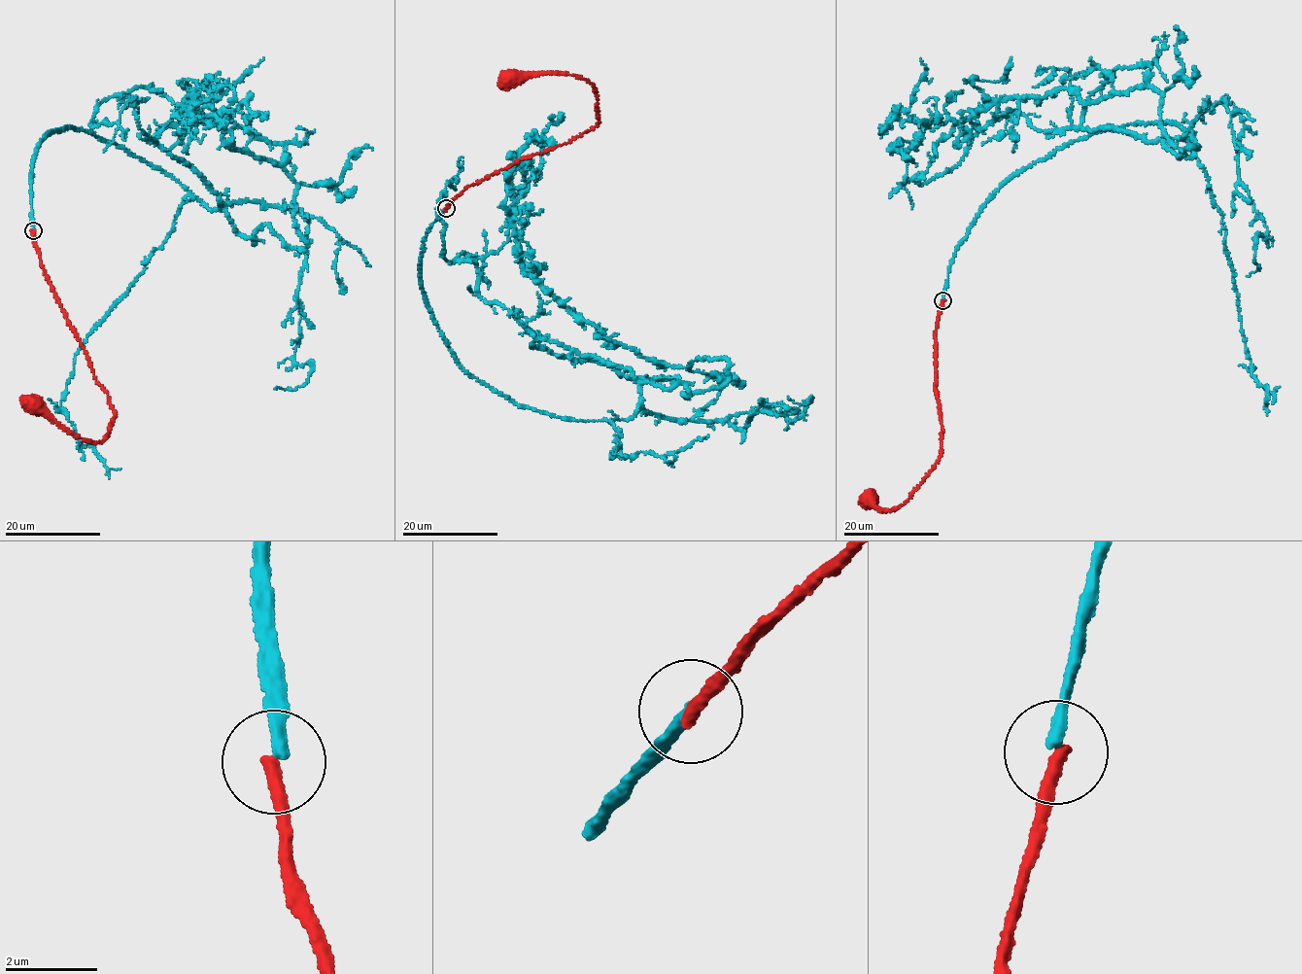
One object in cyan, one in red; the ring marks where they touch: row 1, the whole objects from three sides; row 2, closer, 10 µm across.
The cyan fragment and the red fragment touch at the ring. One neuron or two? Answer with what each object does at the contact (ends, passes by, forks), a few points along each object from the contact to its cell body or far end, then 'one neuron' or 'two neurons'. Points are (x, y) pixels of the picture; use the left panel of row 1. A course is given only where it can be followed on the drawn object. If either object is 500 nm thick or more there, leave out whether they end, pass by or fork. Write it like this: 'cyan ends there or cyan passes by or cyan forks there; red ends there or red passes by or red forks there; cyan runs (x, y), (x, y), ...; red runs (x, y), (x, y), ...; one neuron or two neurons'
cyan ends there; red ends there; cyan runs (33, 230), (36, 149), (72, 127), (224, 205), (140, 130), (130, 89), (211, 115), (230, 134), (218, 150); red runs (33, 230), (45, 279), (116, 416), (109, 434), (96, 442), (65, 432), (38, 401), (36, 404); two neurons

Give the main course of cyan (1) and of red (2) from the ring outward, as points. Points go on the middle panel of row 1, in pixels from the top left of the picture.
1: (446, 208), (419, 273), (459, 363), (629, 418), (632, 370), (456, 259), (507, 240), (510, 170), (547, 154)
2: (446, 208), (477, 182), (521, 158), (565, 143), (599, 122), (598, 98), (588, 81), (563, 73), (514, 78)

